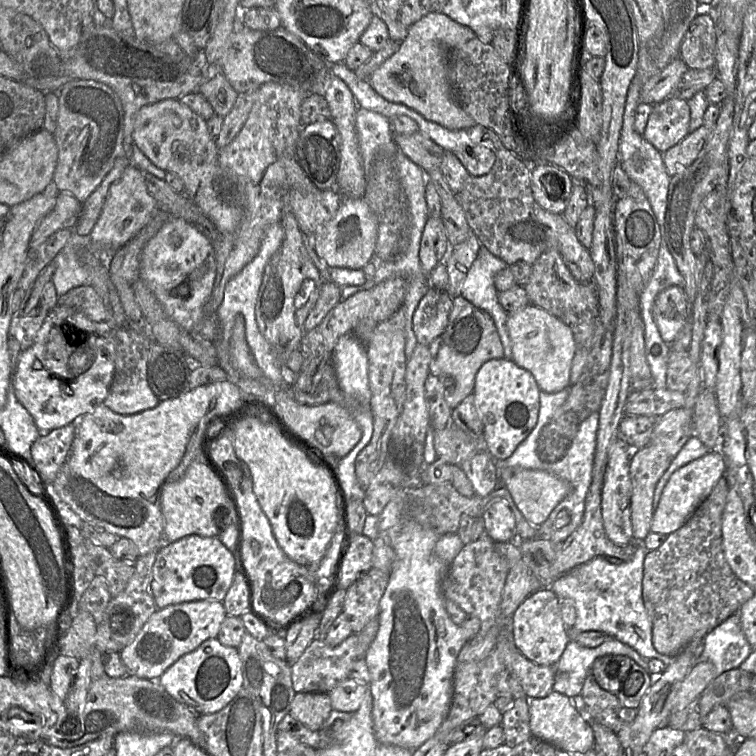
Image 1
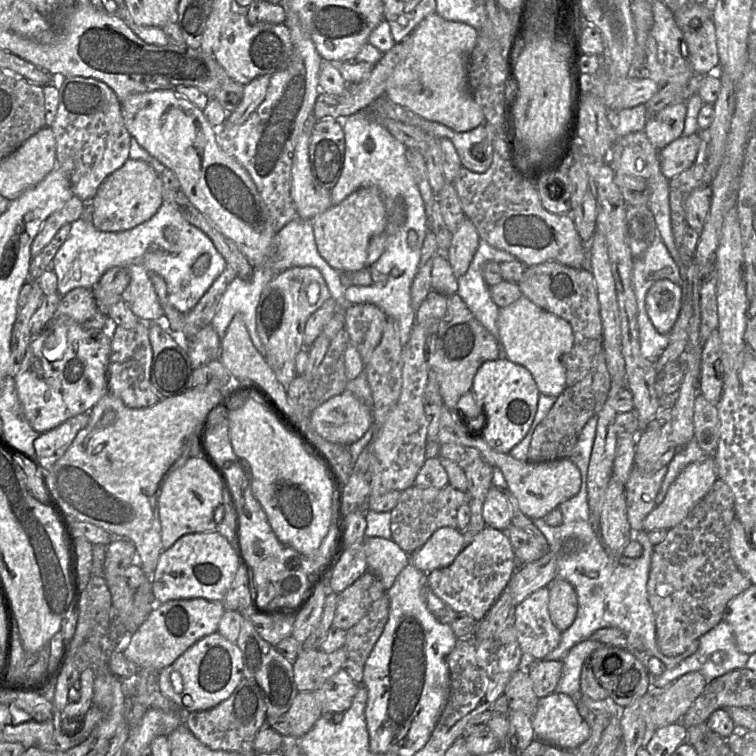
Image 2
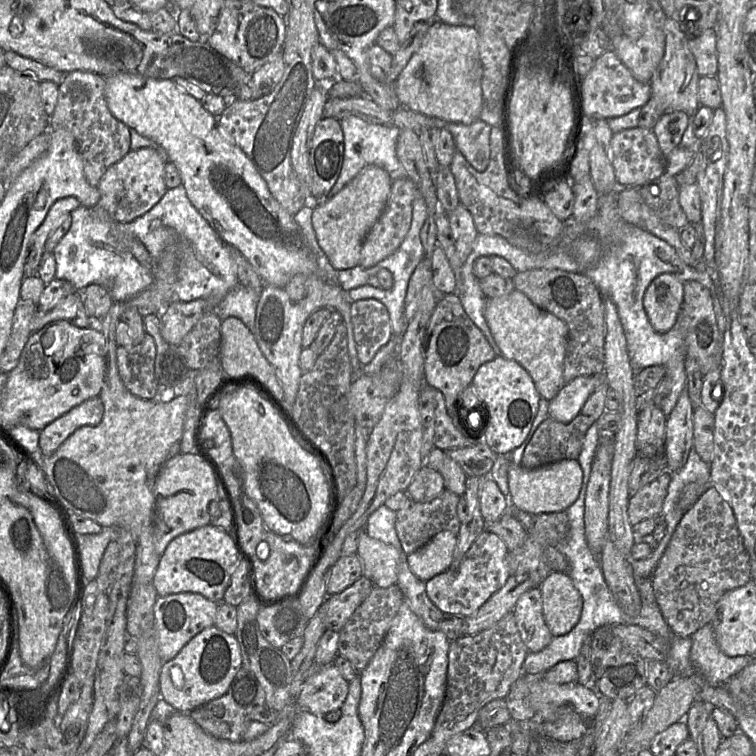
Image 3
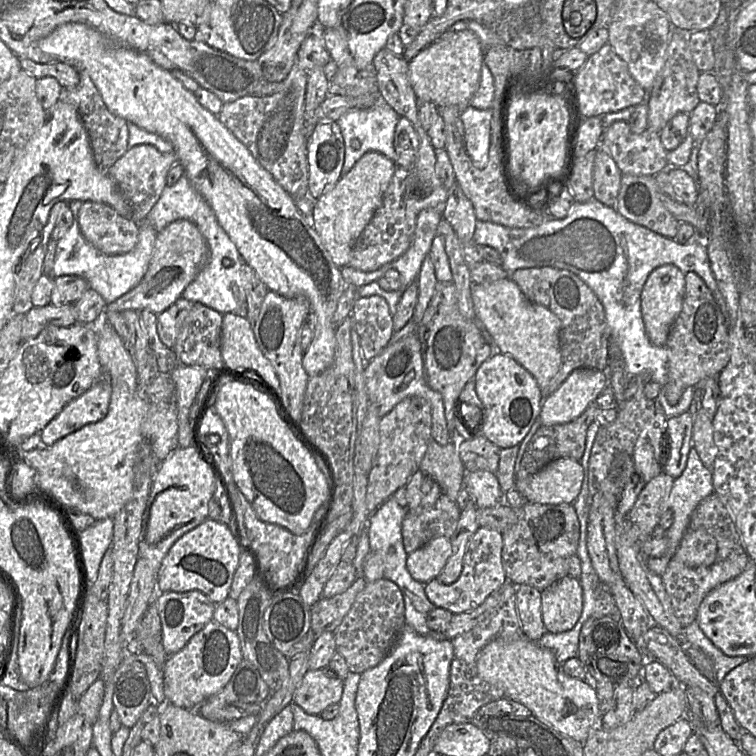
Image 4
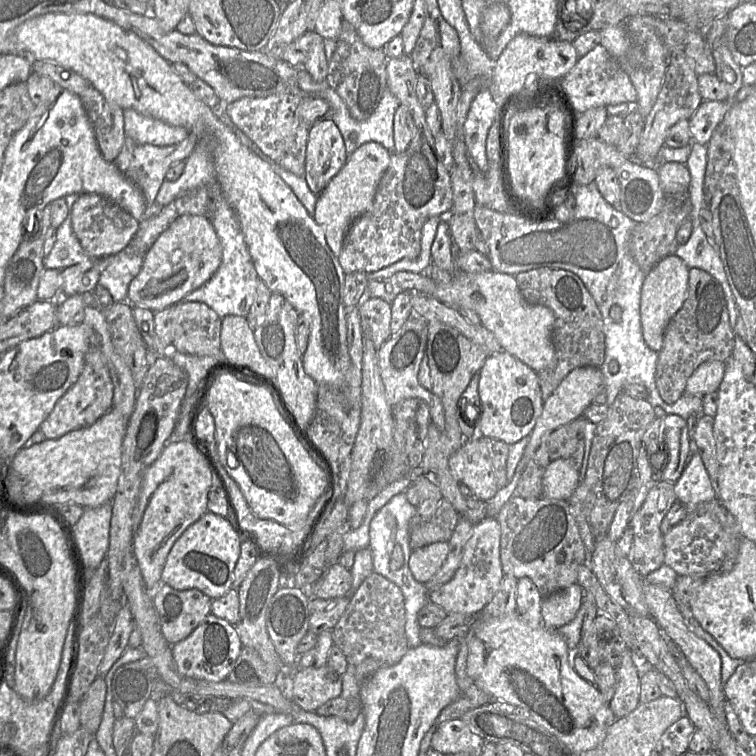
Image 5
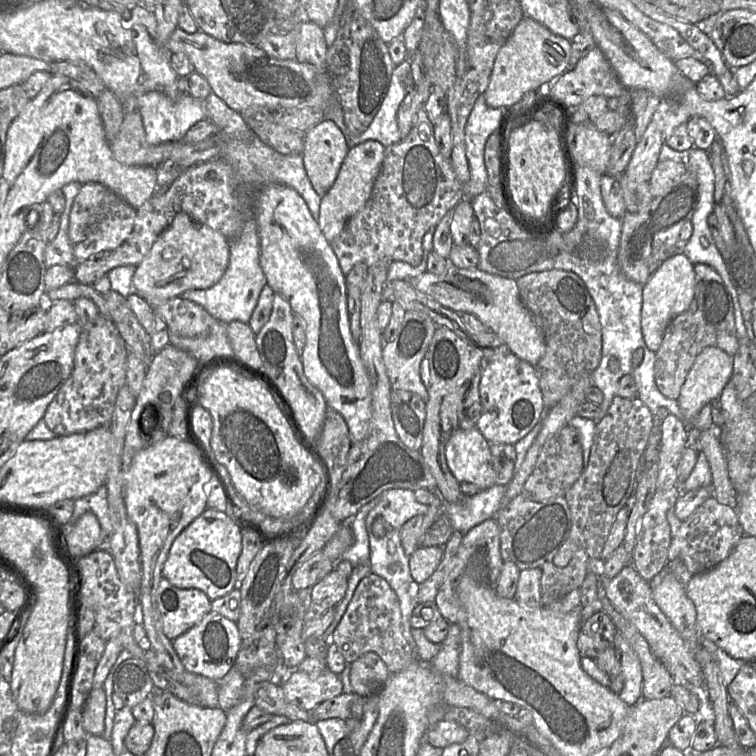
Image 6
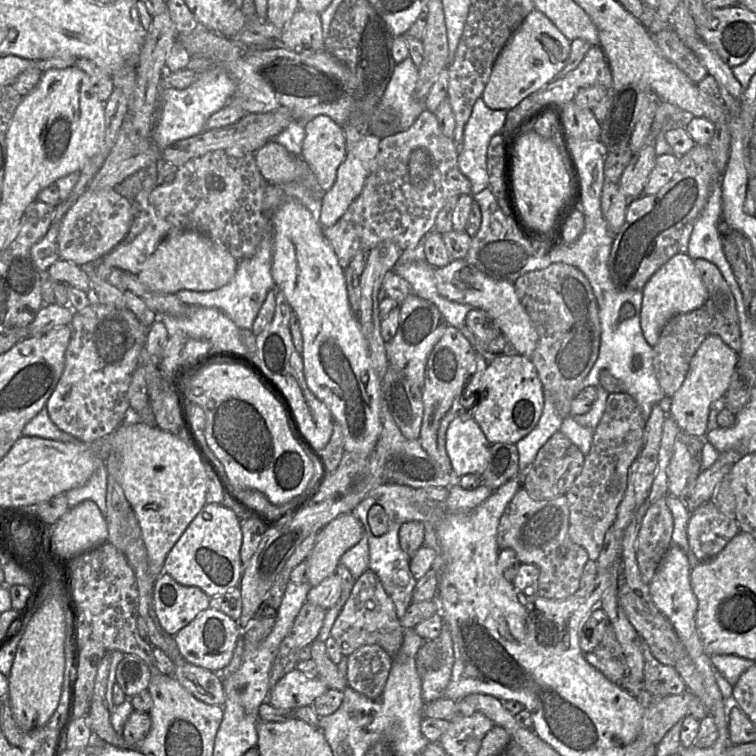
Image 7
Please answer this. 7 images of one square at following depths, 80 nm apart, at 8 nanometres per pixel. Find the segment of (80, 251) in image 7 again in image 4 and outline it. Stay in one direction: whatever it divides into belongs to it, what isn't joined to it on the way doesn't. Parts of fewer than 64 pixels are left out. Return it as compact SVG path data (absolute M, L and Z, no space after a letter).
M85 201L78 211L78 224L84 239L106 255L126 254L137 244L139 223L119 214L108 204Z

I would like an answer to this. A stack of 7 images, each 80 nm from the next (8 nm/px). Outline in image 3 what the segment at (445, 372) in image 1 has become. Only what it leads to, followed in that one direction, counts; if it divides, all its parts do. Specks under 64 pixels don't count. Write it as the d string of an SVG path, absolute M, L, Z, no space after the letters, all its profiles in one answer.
M457 294L440 295L427 325L427 349L424 353L424 381L440 391L452 420L457 417L457 399L472 383L478 368L495 358L495 352L484 334L466 314Z

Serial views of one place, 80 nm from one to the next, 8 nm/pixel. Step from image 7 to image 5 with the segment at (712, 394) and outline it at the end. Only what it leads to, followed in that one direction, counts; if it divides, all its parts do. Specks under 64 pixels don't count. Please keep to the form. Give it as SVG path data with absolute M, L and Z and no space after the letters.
M707 361L698 366L686 383L685 393L703 397L718 391L723 379L725 362Z

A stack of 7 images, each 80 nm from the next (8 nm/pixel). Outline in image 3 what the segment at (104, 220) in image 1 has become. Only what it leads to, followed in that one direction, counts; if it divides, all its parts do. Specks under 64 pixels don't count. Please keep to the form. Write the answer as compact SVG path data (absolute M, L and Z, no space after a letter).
M151 148L129 151L120 161L110 166L98 184L100 199L98 207L118 224L129 223L146 214L166 192L165 165L159 153Z

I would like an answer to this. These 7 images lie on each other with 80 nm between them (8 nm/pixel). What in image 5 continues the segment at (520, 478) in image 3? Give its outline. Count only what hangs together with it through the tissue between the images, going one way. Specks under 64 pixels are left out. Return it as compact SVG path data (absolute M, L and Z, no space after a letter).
M552 461L542 478L542 498L568 501L580 482L579 475L579 470L570 461Z

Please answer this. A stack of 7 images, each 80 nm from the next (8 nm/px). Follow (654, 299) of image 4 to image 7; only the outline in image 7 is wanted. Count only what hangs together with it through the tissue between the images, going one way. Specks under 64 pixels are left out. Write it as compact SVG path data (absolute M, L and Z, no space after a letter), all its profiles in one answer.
M677 253L664 263L643 287L640 326L647 343L653 348L667 321L674 315L687 313L701 307L707 290L687 253Z

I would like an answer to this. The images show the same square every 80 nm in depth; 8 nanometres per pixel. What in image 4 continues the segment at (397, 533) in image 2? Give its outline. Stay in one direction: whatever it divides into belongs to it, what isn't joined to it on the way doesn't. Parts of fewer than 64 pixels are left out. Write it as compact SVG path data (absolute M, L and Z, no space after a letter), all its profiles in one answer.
M444 493L439 496L432 507L421 513L411 513L408 511L401 526L402 540L406 553L409 555L435 538L442 536L450 538L456 530L458 520L460 519L460 512L456 502Z

